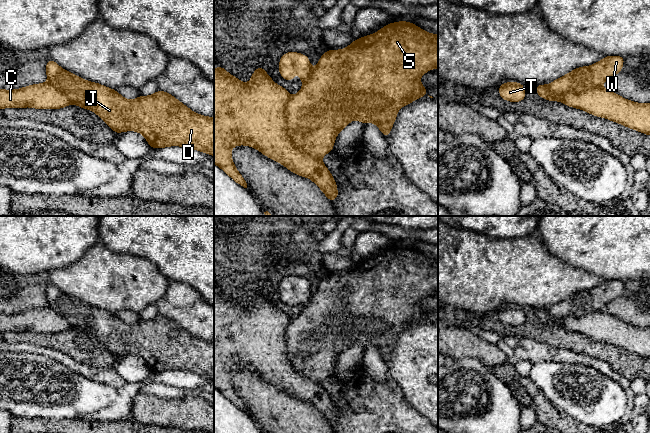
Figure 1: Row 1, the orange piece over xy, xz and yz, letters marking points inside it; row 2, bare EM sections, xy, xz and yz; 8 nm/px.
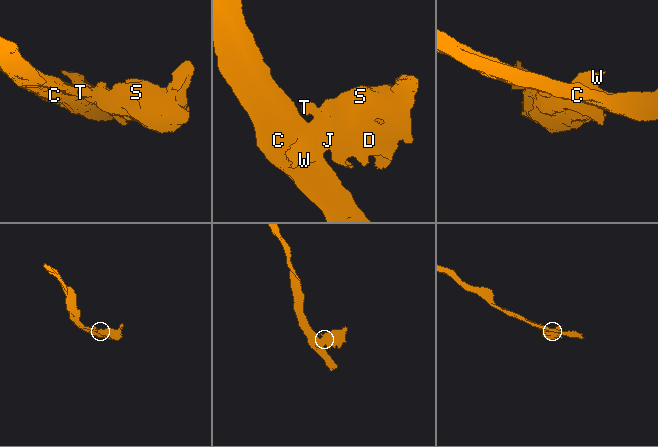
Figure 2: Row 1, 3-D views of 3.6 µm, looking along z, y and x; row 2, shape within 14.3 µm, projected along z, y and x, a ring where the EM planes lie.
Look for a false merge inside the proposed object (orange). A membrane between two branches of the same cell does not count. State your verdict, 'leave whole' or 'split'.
split

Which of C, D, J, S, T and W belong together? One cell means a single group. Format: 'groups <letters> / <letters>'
groups C / D J S T W

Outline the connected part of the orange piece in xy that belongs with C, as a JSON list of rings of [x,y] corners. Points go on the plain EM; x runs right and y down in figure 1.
[[[50,307],[33,308],[16,314],[0,313],[0,333],[7,331],[59,333],[71,328],[69,322]]]

